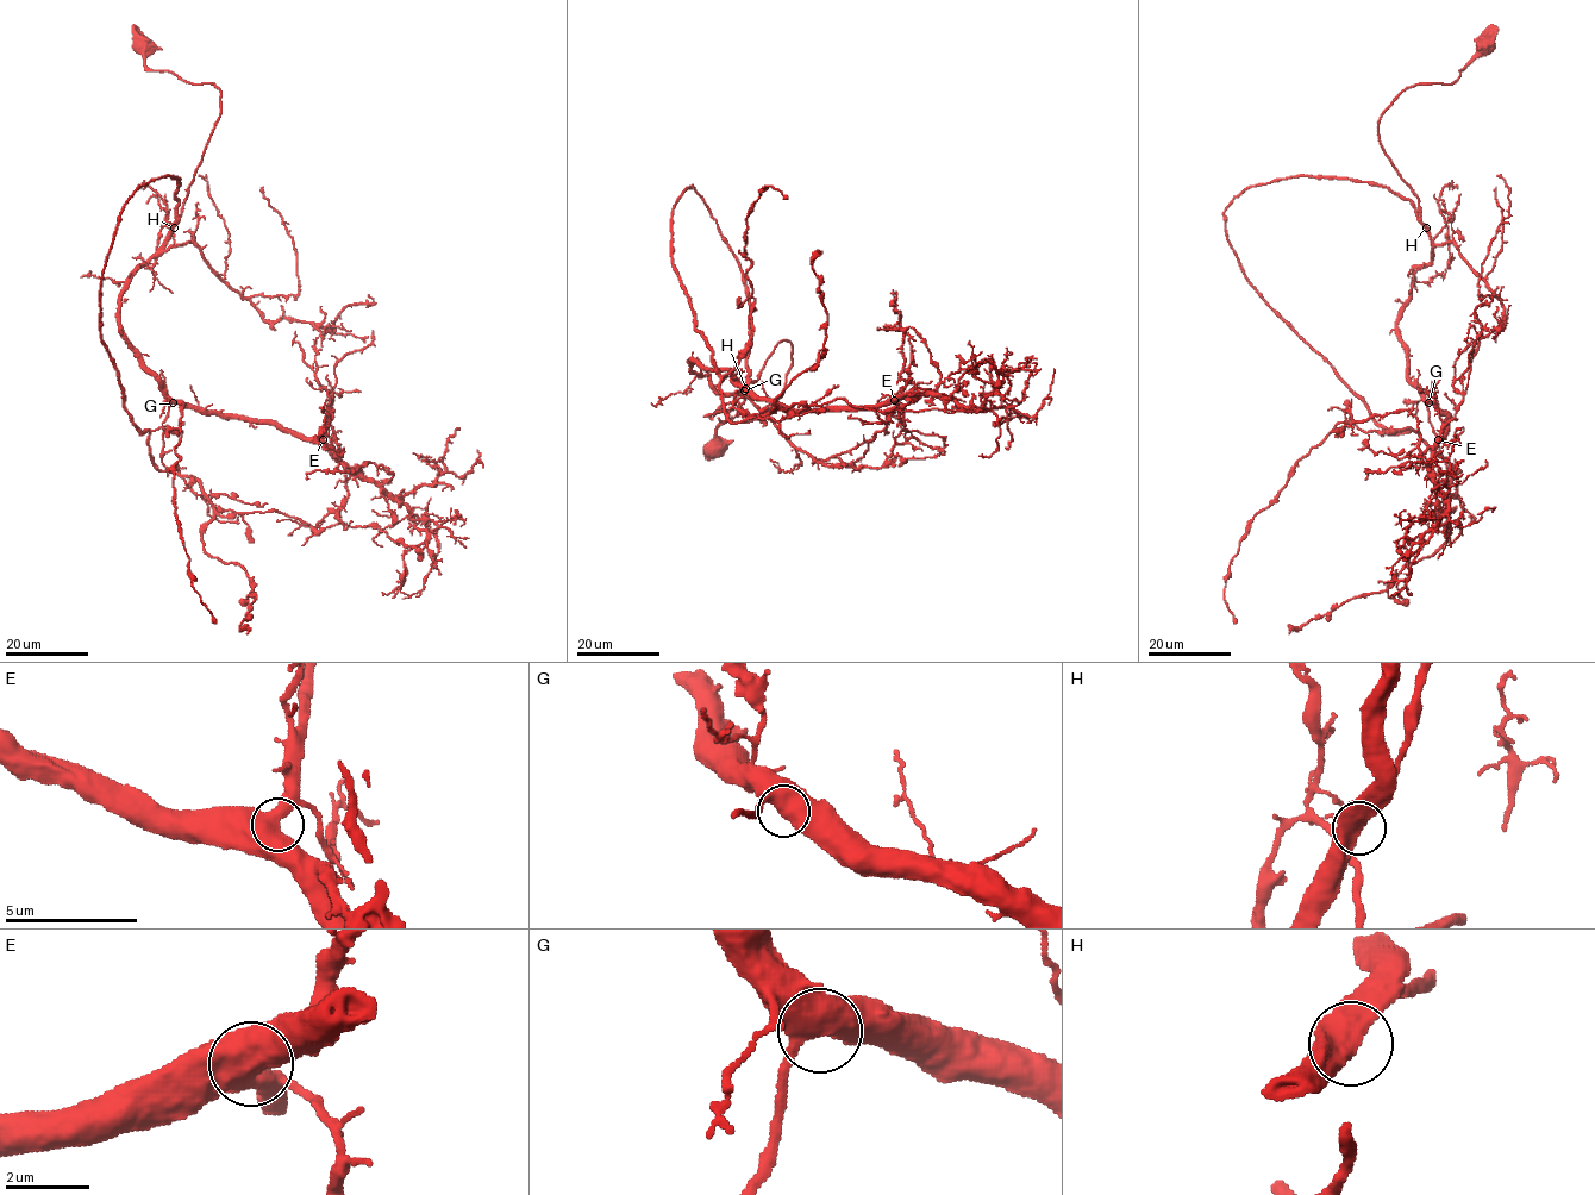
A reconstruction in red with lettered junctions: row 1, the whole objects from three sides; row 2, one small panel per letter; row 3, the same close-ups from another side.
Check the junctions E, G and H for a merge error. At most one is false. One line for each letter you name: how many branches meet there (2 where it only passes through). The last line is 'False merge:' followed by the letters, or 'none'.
False merge: none

